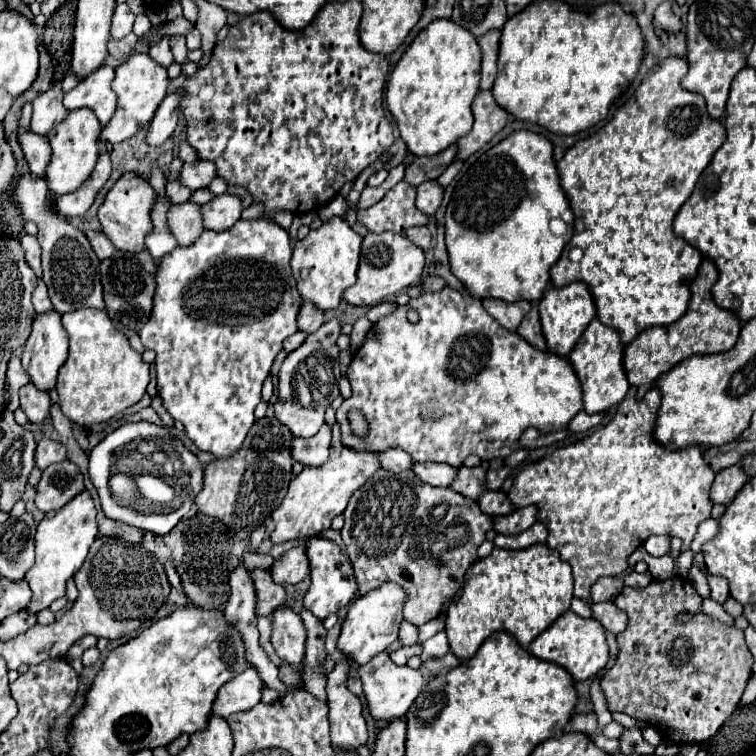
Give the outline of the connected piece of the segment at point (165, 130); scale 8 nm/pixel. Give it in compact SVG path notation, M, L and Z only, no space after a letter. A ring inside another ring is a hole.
M181 93L167 95L167 97L161 101L161 107L159 107L157 113L153 115L153 119L151 119L149 127L147 127L147 135L145 135L145 141L147 141L151 147L161 147L161 145L171 137L171 133L175 131L175 127L177 127L177 117L179 117L179 113L181 113L179 101L181 101Z

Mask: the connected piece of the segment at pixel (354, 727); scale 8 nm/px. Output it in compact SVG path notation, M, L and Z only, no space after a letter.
M349 659L339 661L333 673L327 675L331 741L337 751L357 751L367 743L367 725L363 719L361 701L345 685L349 665Z

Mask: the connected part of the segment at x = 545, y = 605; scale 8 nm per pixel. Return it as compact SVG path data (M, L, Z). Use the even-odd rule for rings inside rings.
M537 543L521 551L505 551L495 547L489 557L477 561L467 571L463 589L447 611L445 633L451 653L465 661L473 657L479 645L495 631L511 633L517 643L527 649L541 631L569 611L571 599L571 567L559 557L557 551L545 543Z

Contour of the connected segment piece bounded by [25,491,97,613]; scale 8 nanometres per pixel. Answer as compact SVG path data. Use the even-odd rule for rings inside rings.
M81 491L75 499L71 499L59 511L51 511L43 517L35 533L35 563L25 573L25 581L29 583L33 597L25 607L27 613L37 613L39 609L47 609L55 599L65 595L65 583L75 575L75 571L83 565L85 555L91 543L97 537L97 519L95 519L95 503L87 491Z

